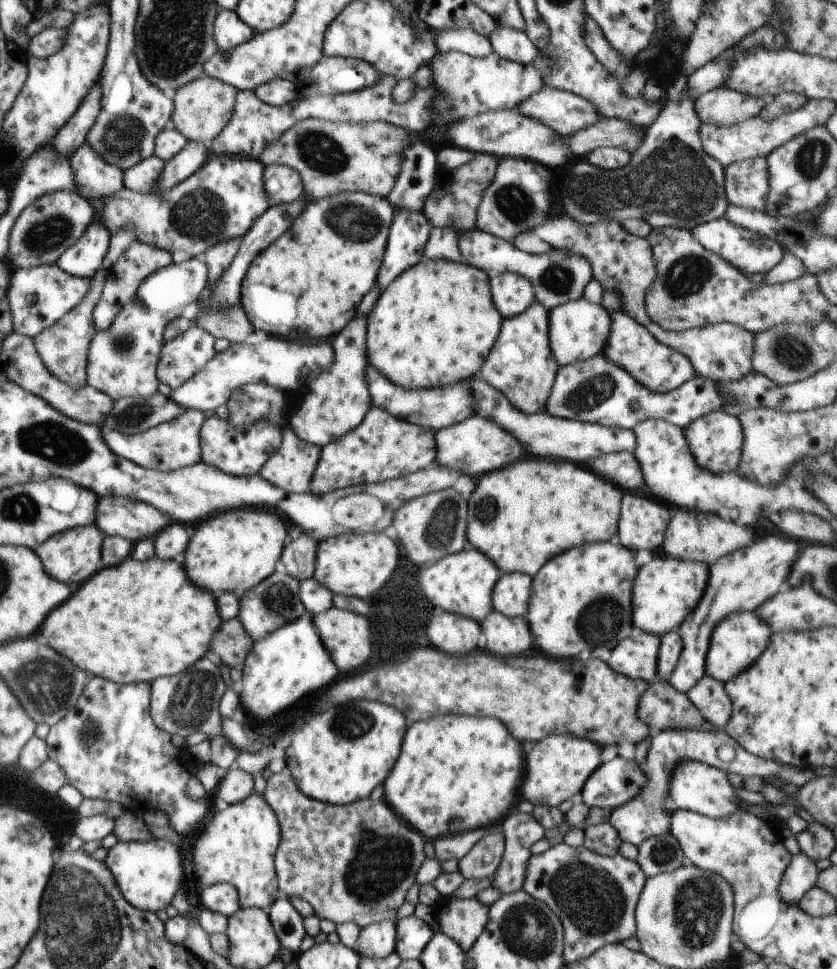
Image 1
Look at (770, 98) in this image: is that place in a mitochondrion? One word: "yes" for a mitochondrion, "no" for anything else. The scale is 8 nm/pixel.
no

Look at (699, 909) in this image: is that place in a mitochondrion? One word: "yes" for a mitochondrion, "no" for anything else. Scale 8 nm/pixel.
yes

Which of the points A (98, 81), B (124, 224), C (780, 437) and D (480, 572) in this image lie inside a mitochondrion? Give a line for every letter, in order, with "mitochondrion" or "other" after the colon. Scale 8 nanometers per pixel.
A: other
B: other
C: mitochondrion
D: other

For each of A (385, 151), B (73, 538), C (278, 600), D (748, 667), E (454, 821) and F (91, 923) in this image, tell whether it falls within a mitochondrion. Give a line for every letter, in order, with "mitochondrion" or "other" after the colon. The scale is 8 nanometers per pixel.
A: other
B: other
C: mitochondrion
D: other
E: mitochondrion
F: mitochondrion

